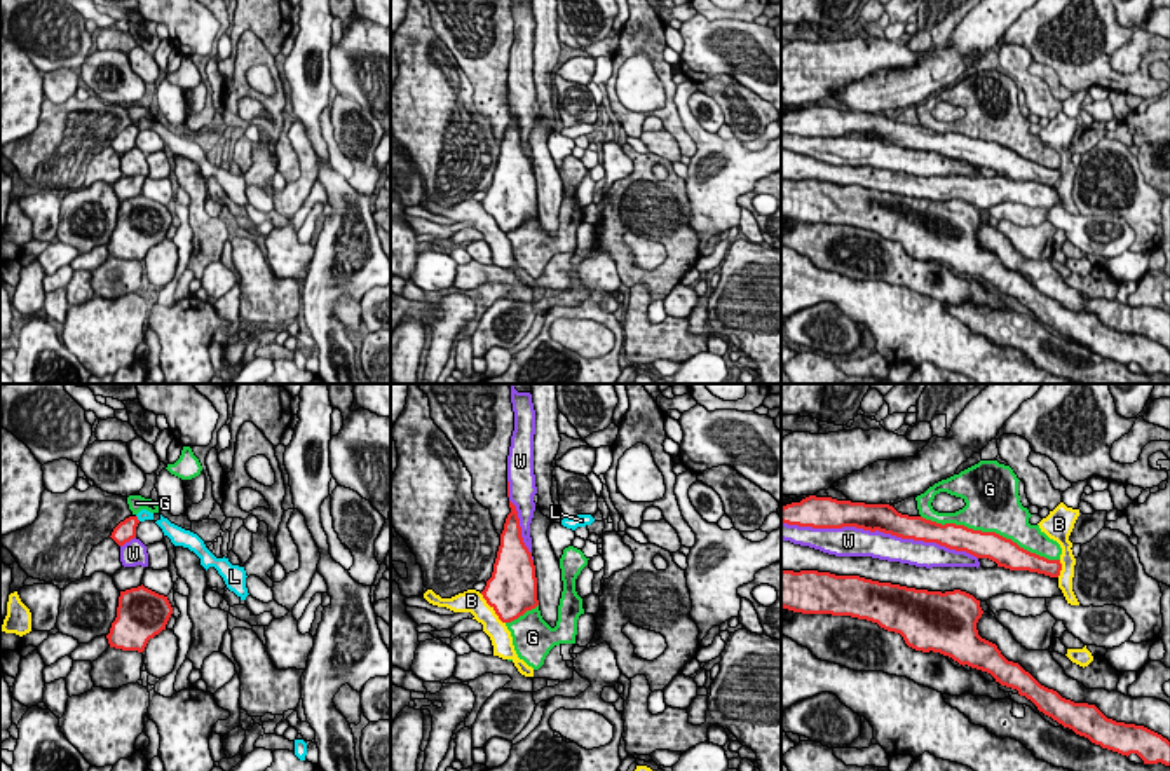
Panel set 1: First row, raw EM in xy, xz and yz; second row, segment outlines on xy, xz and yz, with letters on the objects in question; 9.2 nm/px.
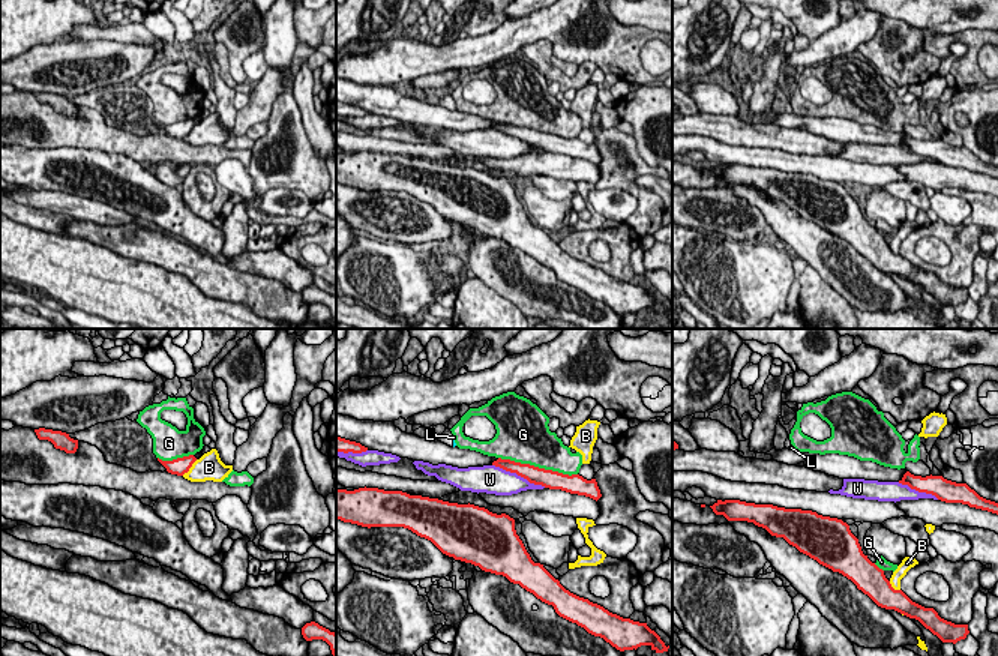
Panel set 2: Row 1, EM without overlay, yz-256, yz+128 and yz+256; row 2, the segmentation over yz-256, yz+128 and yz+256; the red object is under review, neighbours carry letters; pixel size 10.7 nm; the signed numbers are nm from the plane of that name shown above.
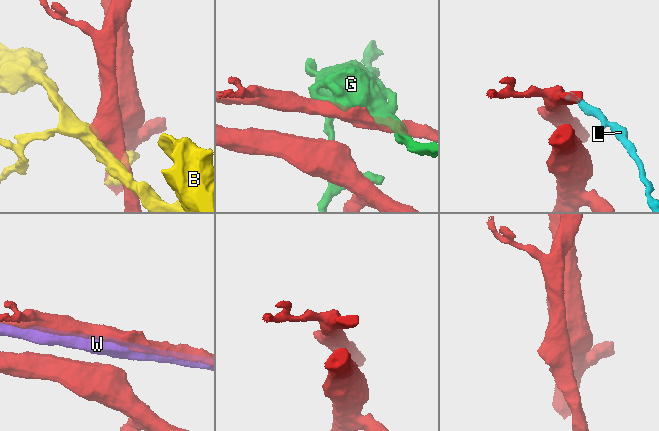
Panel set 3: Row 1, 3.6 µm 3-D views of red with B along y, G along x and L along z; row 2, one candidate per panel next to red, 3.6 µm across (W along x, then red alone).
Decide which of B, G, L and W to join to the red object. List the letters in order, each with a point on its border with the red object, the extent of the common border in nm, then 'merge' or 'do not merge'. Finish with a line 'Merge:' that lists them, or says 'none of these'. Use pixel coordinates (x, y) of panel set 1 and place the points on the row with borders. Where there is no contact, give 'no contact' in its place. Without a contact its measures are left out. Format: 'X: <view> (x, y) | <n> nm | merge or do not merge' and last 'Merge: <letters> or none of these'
B: xz (494, 609) | 360 nm | do not merge
G: yz (991, 532) | 1350 nm | do not merge
L: xy (136, 518) | 70 nm | do not merge
W: yz (879, 531) | 1850 nm | do not merge
Merge: none of these

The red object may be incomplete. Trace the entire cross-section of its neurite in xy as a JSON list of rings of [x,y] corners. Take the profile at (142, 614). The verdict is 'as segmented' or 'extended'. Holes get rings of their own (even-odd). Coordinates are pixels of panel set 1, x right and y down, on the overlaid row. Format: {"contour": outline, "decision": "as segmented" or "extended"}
{"contour": [[[143,584],[120,591],[117,617],[106,635],[110,647],[143,652],[148,640],[166,630],[171,614],[167,597]]], "decision": "as segmented"}

